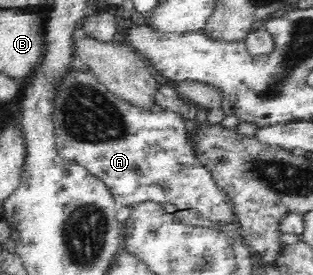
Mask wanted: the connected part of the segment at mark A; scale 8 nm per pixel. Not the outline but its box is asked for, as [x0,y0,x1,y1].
[52,57,237,226]

